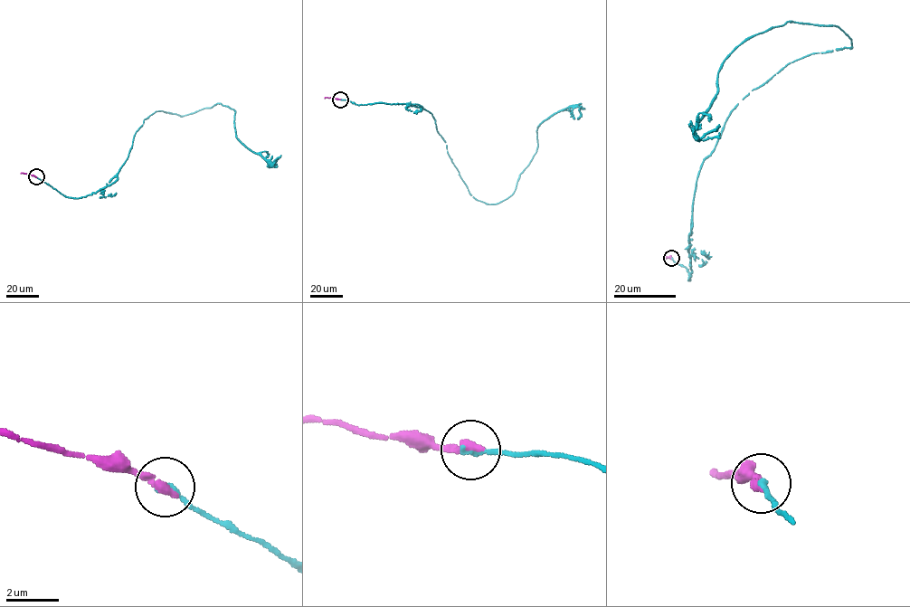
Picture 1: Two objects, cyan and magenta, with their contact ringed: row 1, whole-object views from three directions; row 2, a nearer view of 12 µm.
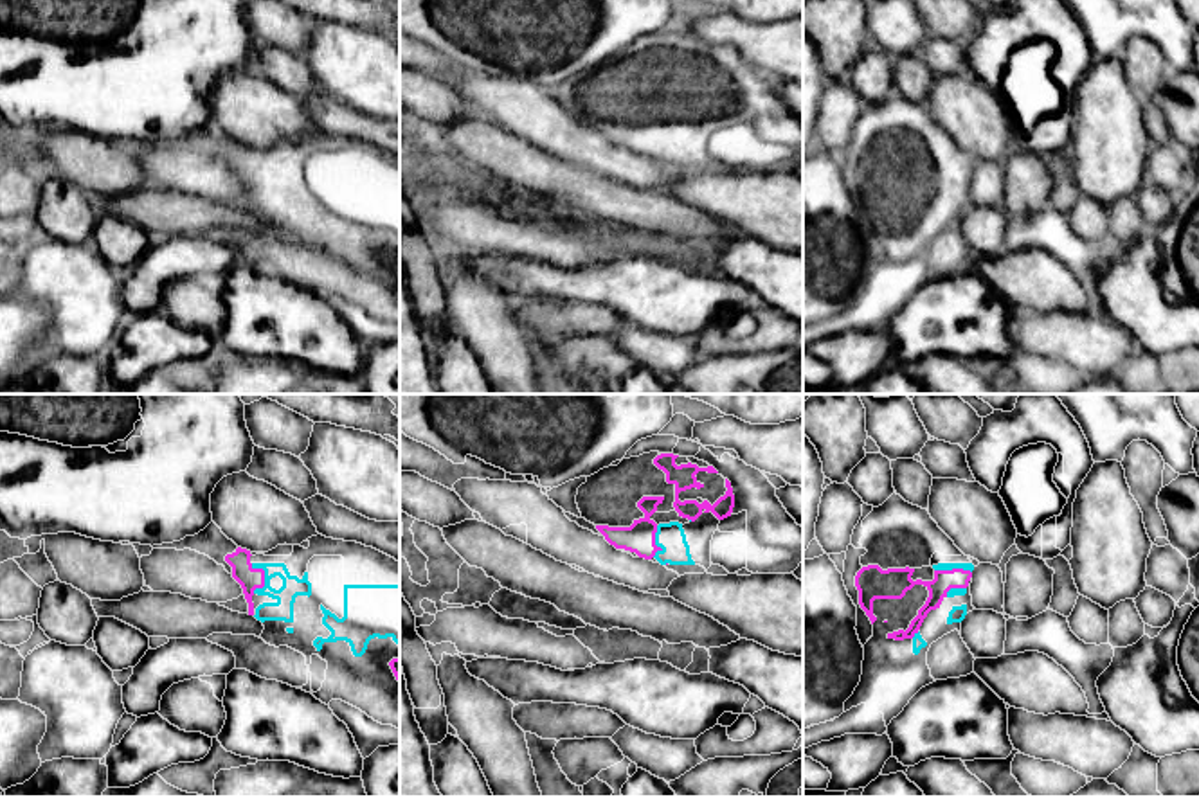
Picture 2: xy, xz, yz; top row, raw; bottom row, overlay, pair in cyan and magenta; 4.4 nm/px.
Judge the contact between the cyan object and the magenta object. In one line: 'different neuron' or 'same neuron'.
same neuron

